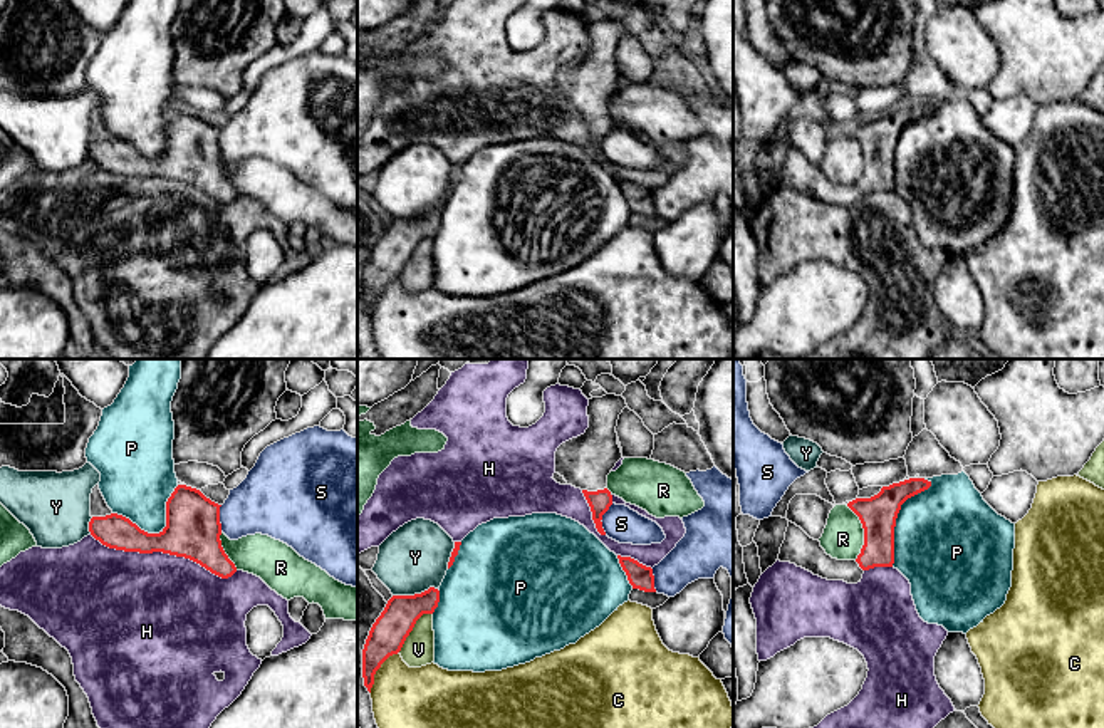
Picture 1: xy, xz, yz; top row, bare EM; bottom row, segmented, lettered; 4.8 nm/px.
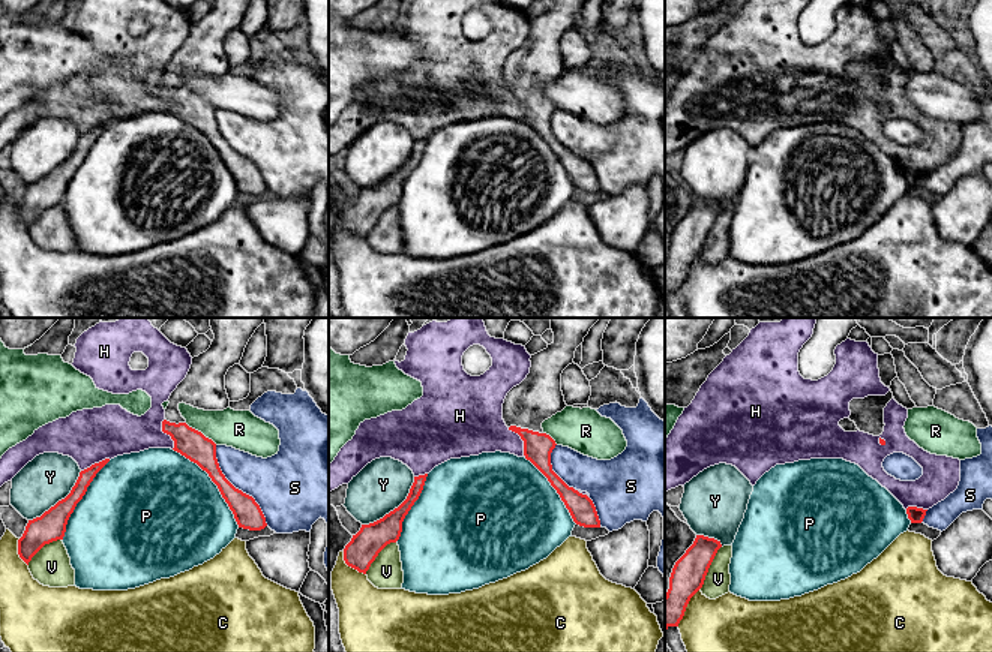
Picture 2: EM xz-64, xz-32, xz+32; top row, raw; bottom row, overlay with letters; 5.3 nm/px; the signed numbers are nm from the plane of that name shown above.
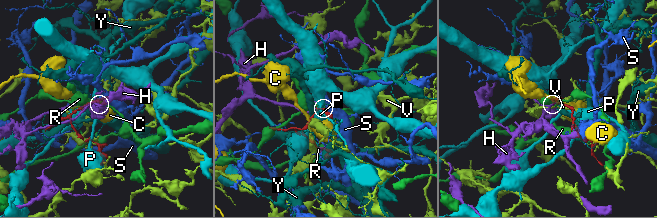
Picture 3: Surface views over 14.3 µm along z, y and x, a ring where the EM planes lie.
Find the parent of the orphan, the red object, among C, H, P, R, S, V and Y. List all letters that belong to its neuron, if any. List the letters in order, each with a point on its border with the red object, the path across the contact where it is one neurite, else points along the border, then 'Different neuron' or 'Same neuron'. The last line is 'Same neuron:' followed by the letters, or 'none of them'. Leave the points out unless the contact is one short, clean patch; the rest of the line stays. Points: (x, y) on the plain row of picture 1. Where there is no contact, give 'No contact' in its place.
C: Touches red at xz (376, 294). Boundary: xz (398, 275), (376, 296), (369, 317). Different neuron
H: Touches red at xy (163, 176). Different neuron
P: Touches red at yz (896, 141). Different neuron
R: Touches red at yz (864, 156). Different neuron
S: Touches red at xz (601, 143). Different neuron
V: Touches red at xz (411, 254). Different neuron
Y: Touches red at xz (415, 218). Different neuron
Same neuron: none of them

